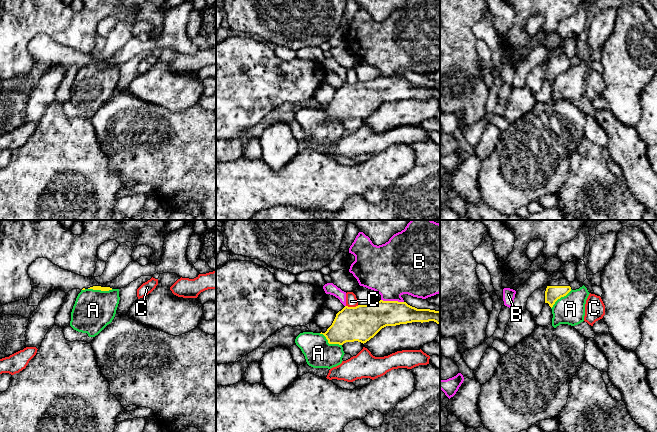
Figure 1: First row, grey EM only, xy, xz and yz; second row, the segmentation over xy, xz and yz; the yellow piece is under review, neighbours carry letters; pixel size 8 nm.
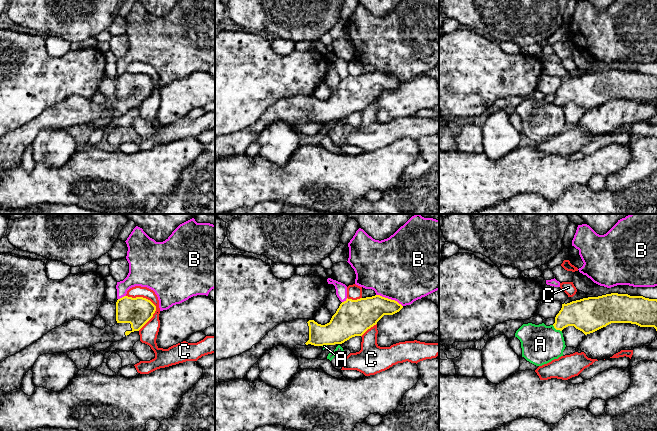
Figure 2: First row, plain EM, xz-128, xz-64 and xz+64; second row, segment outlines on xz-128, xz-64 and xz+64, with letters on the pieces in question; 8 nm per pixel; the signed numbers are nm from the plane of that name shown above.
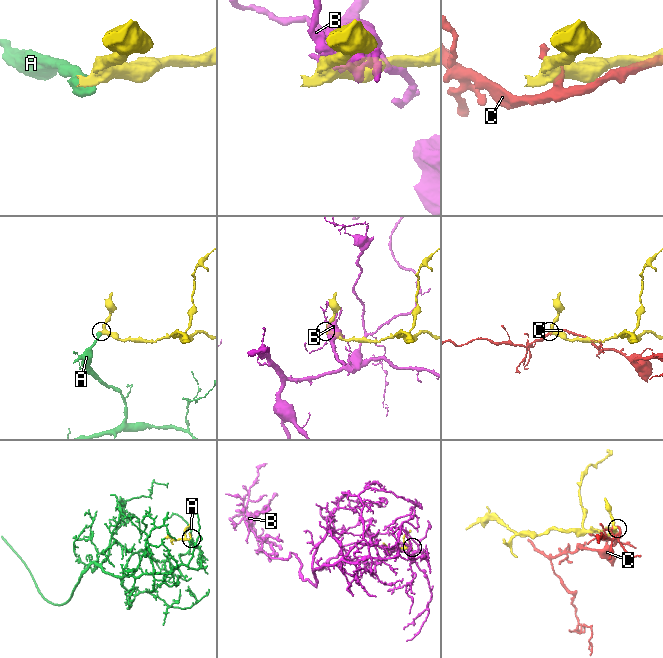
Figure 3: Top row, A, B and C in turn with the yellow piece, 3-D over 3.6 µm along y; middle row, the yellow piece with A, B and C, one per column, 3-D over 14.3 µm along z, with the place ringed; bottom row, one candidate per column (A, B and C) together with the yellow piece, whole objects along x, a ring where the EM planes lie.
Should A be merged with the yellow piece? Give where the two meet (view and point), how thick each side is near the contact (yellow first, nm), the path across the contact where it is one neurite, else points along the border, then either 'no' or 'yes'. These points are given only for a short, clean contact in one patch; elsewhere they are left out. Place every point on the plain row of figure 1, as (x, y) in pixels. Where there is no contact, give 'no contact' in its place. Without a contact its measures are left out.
meets yellow in xz at (329, 119); 280 nm thick on the yellow side, 220 nm on the other; border along xz (319, 109), (329, 119), (341, 121); no

